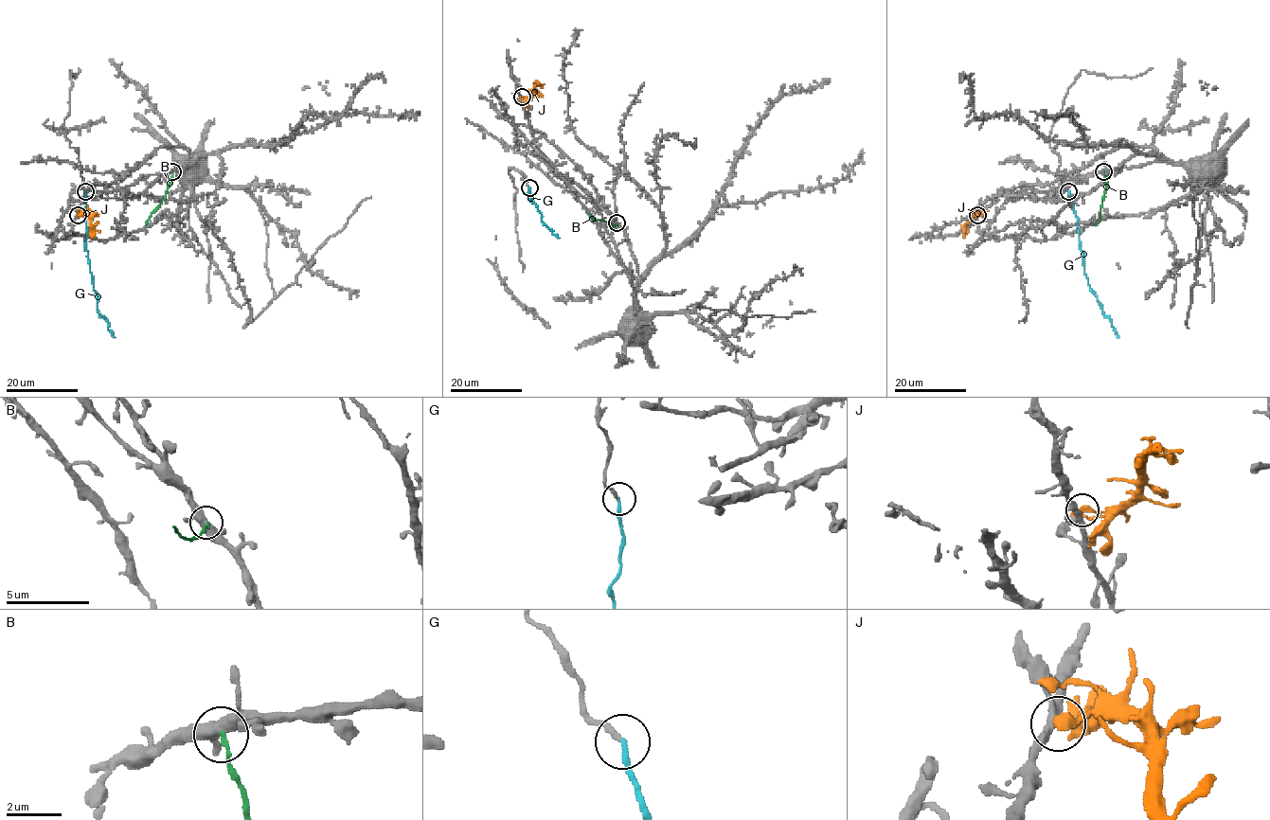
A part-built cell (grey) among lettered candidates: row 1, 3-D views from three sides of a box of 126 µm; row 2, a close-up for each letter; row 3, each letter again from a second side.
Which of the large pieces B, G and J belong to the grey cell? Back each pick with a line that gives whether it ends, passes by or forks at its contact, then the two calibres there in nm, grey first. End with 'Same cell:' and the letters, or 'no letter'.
G: it ends; calibres 190 and 190 nm
Same cell: G

